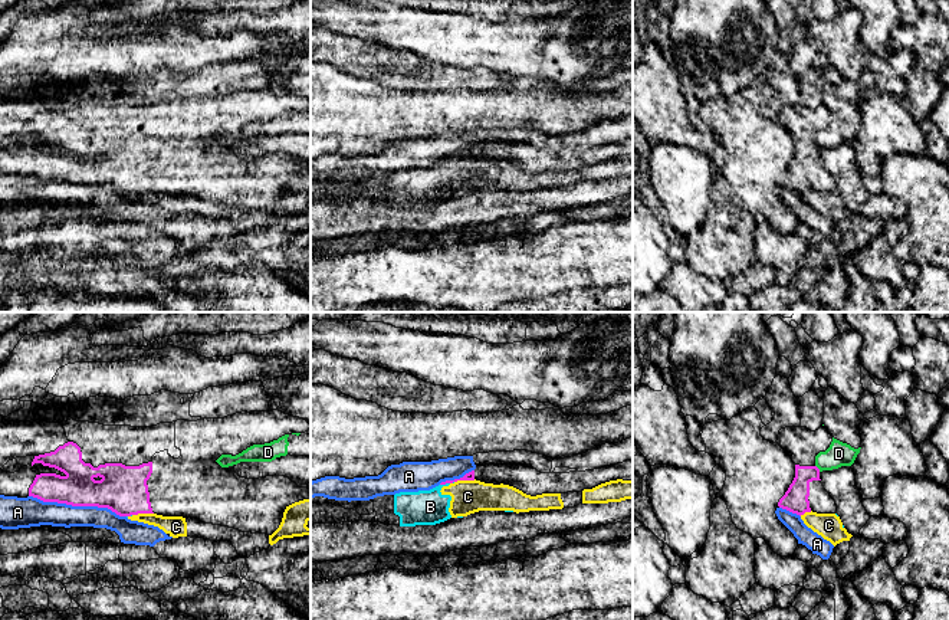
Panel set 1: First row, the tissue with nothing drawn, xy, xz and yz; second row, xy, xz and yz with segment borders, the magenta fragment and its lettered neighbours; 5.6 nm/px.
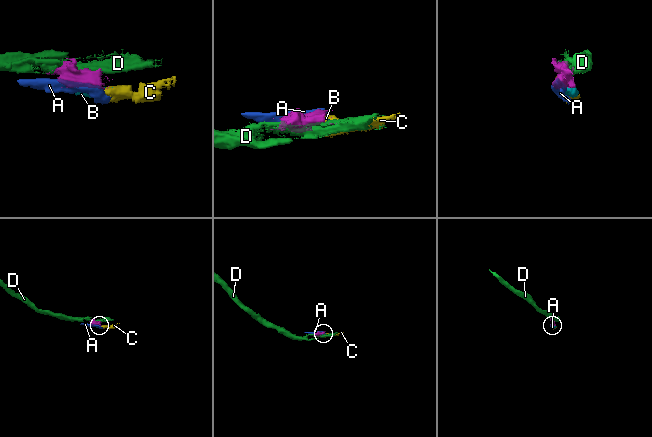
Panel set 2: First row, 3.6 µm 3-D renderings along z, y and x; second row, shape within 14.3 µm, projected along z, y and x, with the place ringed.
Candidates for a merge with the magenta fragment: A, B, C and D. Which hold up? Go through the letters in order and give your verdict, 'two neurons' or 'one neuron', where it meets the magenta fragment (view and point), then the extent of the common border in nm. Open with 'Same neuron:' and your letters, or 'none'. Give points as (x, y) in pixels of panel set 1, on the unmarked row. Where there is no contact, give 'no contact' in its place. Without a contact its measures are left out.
Same neuron: none
A: two neurons; meets magenta in xy at (78, 183); contact 550 nm long
B: two neurons; meets magenta in xz at (445, 161); contact 60 nm long
C: two neurons; meets magenta in xy at (143, 190); contact 120 nm long
D: two neurons; meets magenta in yz at (817, 146); contact 50 nm long

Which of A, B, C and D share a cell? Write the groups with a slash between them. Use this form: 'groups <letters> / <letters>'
groups A / B C / D

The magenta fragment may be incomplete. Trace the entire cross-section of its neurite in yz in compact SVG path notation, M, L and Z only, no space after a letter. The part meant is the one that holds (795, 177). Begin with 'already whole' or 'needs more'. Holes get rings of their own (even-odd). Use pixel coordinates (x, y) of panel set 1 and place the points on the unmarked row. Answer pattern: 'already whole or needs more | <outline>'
needs more | M822 104L815 109L807 105L785 105L779 108L776 121L791 134L795 141L795 155L778 184L797 193L805 190L835 191L837 183L824 167L815 134L825 129L833 114Z

